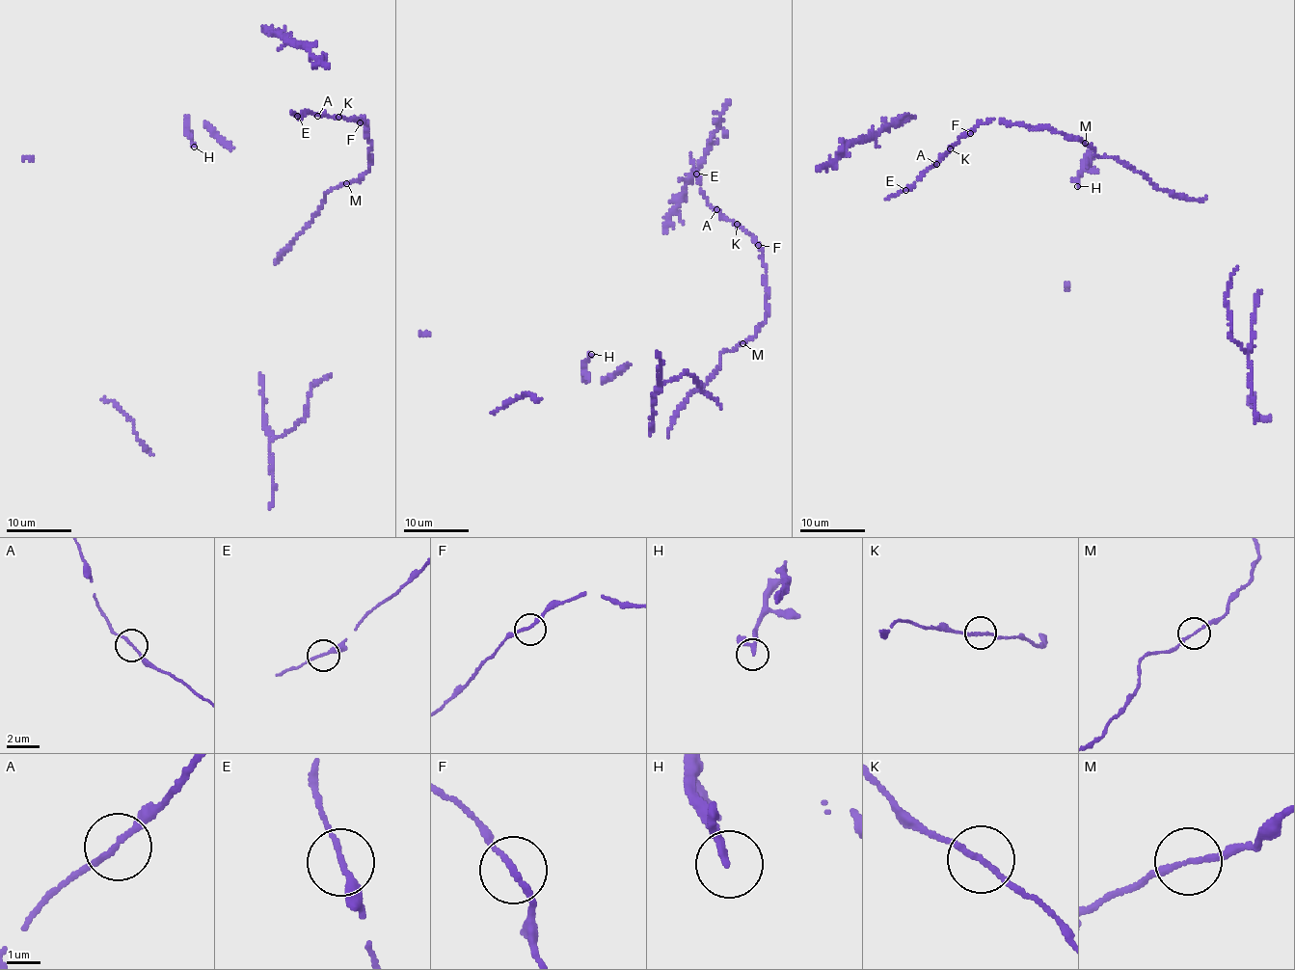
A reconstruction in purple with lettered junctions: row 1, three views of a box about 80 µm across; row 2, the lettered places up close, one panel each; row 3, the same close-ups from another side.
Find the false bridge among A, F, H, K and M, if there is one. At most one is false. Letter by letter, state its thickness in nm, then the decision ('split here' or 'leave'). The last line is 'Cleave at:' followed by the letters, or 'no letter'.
A: calibre 150 nm; leave
F: calibre 180 nm; leave
H: calibre 180 nm; leave
K: calibre 160 nm; leave
M: calibre 160 nm; leave
Cleave at: no letter

